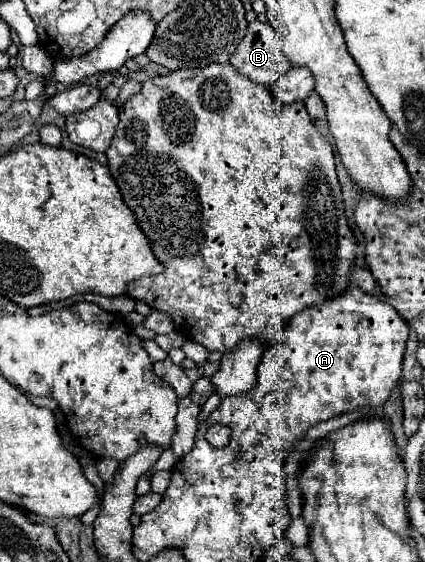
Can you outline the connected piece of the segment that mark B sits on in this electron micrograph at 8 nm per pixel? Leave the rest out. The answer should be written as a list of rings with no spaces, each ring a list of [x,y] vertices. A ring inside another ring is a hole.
[[[255,20],[249,24],[245,38],[231,56],[231,64],[241,74],[263,86],[273,86],[279,76],[291,68],[287,56],[277,46],[273,36],[275,30],[271,26],[261,26],[261,22]]]

